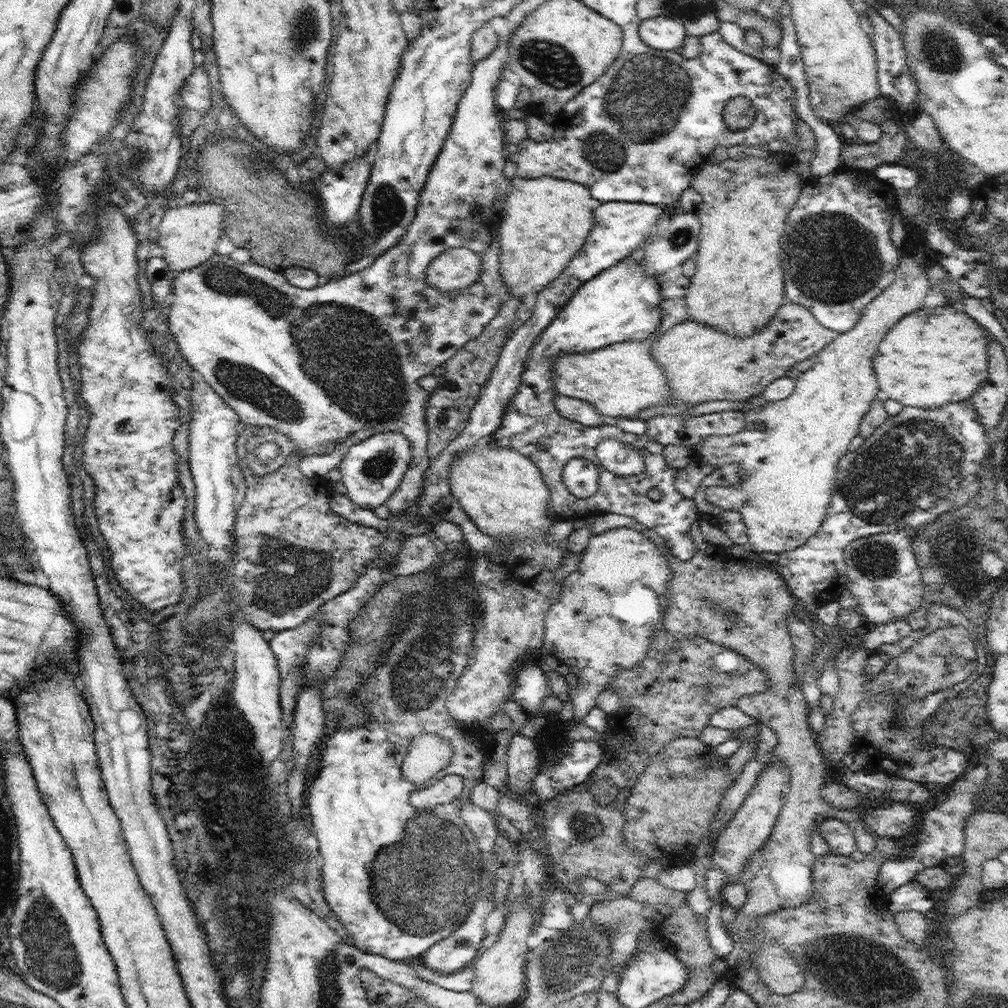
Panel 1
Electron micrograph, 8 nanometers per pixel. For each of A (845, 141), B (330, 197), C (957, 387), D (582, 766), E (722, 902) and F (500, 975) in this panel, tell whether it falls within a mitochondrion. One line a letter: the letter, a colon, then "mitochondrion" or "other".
A: other
B: other
C: other
D: other
E: other
F: other

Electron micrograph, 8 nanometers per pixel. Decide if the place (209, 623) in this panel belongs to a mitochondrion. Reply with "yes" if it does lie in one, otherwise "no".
yes

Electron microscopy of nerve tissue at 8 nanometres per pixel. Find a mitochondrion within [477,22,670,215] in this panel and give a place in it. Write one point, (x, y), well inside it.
(553, 65)

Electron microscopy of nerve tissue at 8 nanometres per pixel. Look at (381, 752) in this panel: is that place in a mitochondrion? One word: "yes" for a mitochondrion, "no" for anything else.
no

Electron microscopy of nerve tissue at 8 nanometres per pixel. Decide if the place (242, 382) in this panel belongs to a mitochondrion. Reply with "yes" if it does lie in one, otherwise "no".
yes

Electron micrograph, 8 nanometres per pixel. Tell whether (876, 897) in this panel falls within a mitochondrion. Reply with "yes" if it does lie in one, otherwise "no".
no

